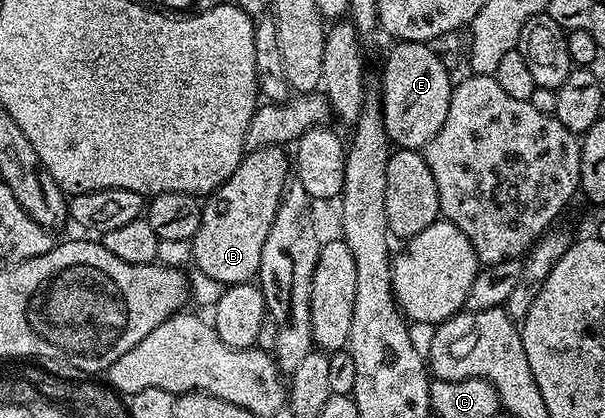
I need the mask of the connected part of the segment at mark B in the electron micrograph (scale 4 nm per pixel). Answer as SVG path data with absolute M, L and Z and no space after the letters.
M282 145L262 146L260 150L244 153L241 164L229 180L225 180L202 203L201 228L197 228L193 239L195 246L195 267L198 273L223 283L224 287L239 282L251 282L258 275L261 264L261 248L265 248L265 236L273 228L273 216L281 200L281 192L289 177L289 154Z

